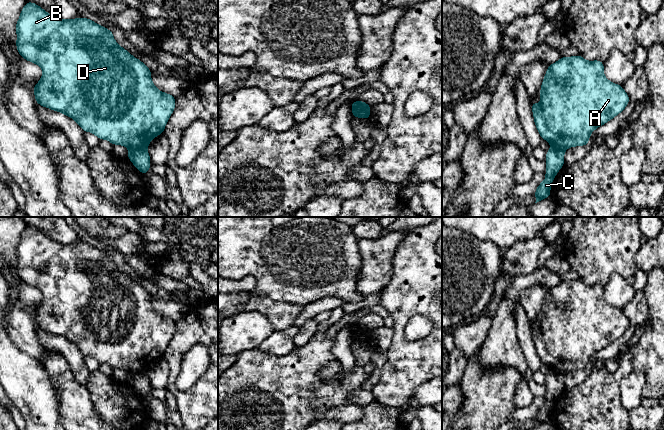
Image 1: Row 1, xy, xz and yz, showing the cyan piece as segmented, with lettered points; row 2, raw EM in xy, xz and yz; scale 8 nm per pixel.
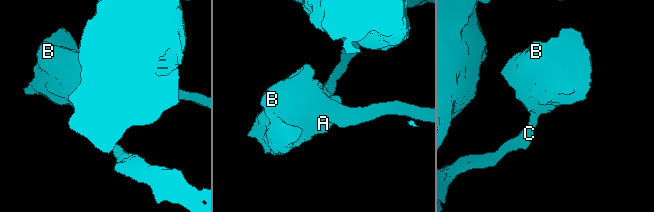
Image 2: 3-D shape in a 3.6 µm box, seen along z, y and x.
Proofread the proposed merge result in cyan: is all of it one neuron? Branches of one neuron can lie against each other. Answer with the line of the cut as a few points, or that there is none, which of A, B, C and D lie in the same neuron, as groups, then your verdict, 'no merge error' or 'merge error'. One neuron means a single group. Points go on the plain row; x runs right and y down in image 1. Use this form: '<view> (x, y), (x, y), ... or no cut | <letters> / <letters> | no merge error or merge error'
xz (354, 326), (356, 330), (369, 338) | A B D / C | merge error

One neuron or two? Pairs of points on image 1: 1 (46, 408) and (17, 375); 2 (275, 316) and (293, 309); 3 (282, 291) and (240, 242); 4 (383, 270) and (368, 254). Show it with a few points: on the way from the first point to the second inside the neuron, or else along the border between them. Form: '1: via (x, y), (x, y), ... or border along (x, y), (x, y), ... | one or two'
1: via (38, 400), (25, 383) | one
2: via (279, 314), (289, 311) | one
3: via (273, 279), (248, 254) | one
4: via (379, 266), (372, 258) | one

